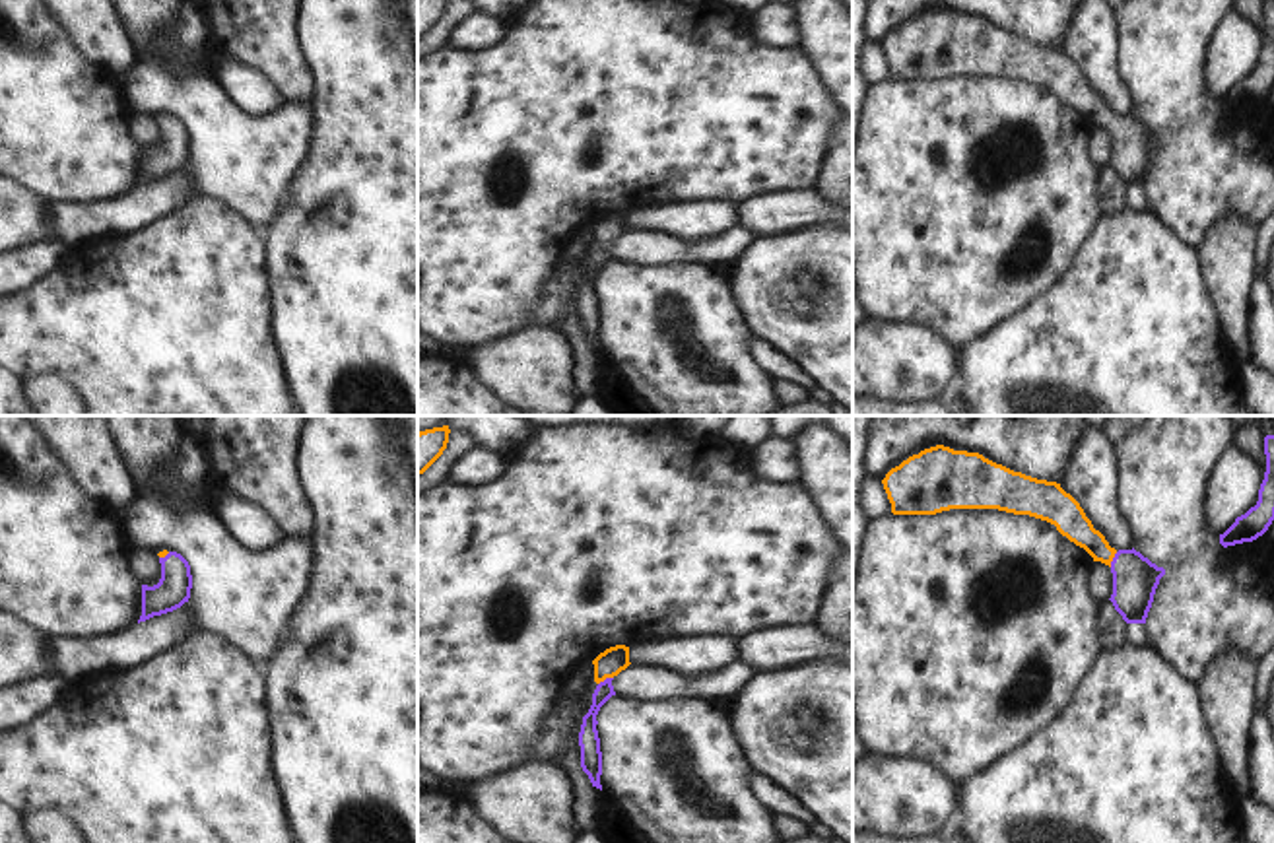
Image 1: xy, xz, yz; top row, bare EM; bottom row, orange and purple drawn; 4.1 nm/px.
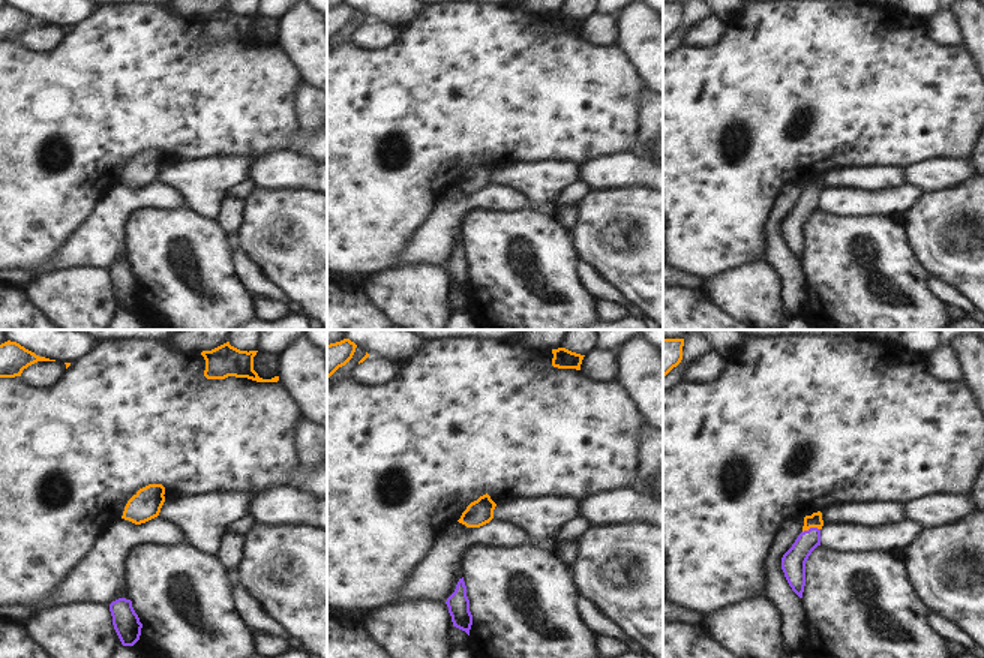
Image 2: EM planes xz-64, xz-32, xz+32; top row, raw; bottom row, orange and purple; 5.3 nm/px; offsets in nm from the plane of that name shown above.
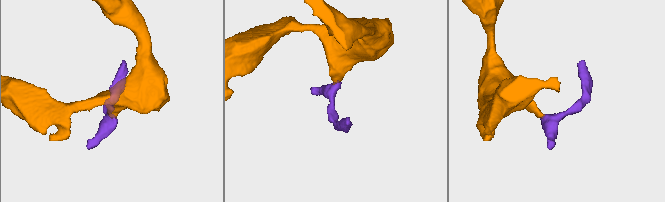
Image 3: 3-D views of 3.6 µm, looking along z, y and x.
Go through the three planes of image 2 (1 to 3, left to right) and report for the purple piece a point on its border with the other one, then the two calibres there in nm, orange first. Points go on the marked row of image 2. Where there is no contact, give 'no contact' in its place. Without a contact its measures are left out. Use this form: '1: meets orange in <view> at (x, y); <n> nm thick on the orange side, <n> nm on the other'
1: no contact
2: no contact
3: meets orange in xz+32 at (810, 526); 80 nm thick on the orange side, 130 nm on the other

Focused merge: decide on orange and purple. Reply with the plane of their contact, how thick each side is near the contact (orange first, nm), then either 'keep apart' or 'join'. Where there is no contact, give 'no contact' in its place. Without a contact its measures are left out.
contact in xz; calibres 110 and 80 nm; join

